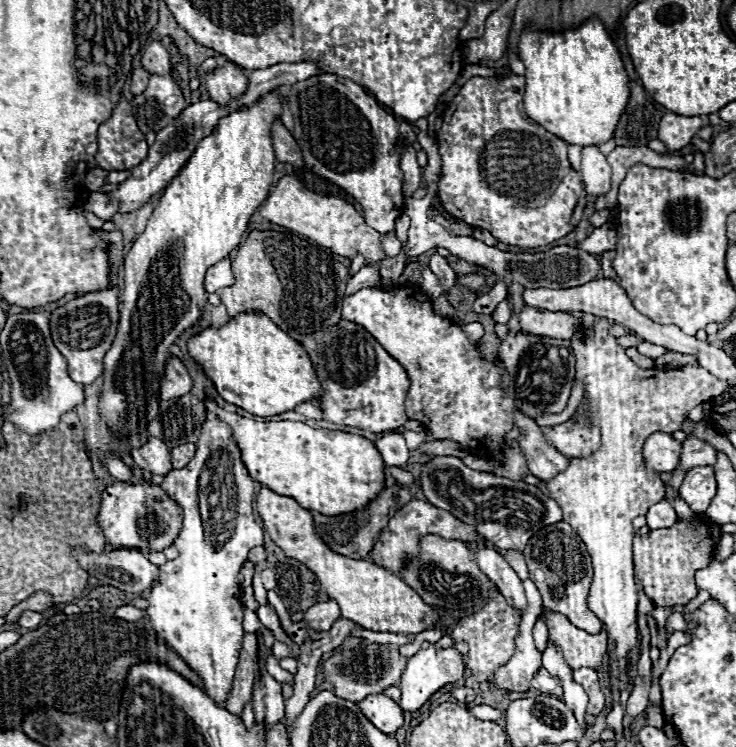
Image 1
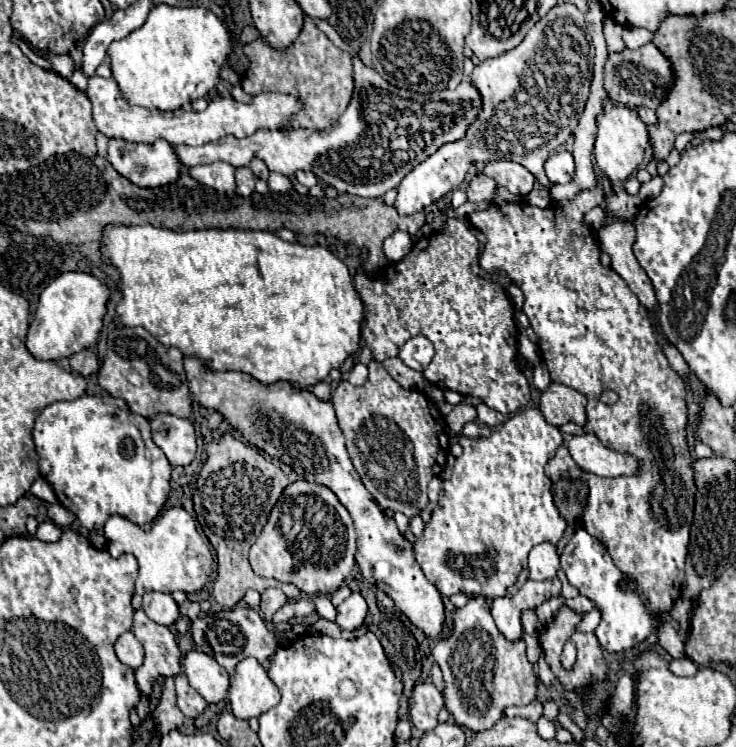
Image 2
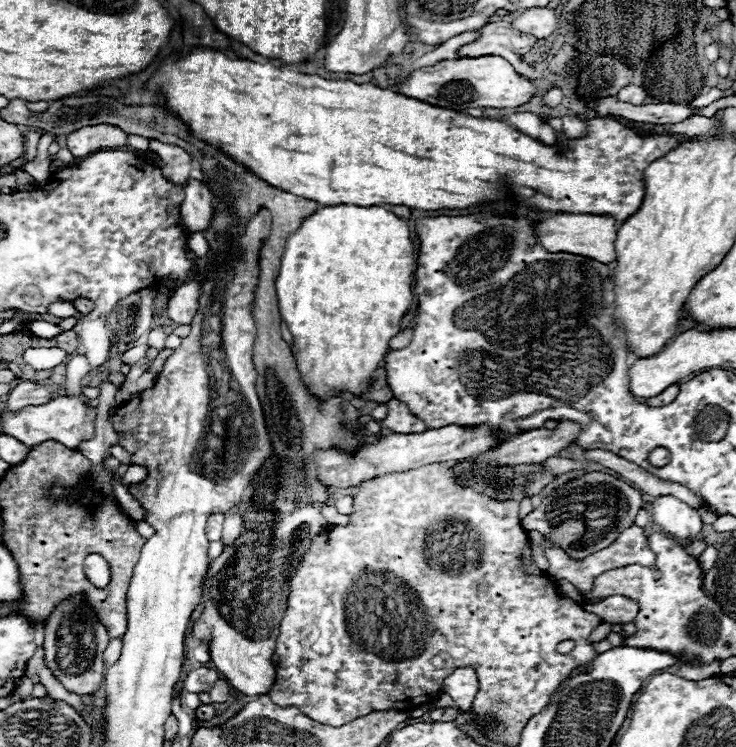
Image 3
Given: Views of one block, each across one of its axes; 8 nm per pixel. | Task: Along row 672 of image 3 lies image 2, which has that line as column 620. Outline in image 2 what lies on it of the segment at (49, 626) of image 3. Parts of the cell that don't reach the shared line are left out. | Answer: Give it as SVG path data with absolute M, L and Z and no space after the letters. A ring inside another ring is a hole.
M648 42L646 46L638 50L622 50L618 54L610 54L606 62L606 74L604 74L604 88L608 96L628 108L658 108L660 102L666 98L666 94L674 86L674 70L672 62L652 44Z

